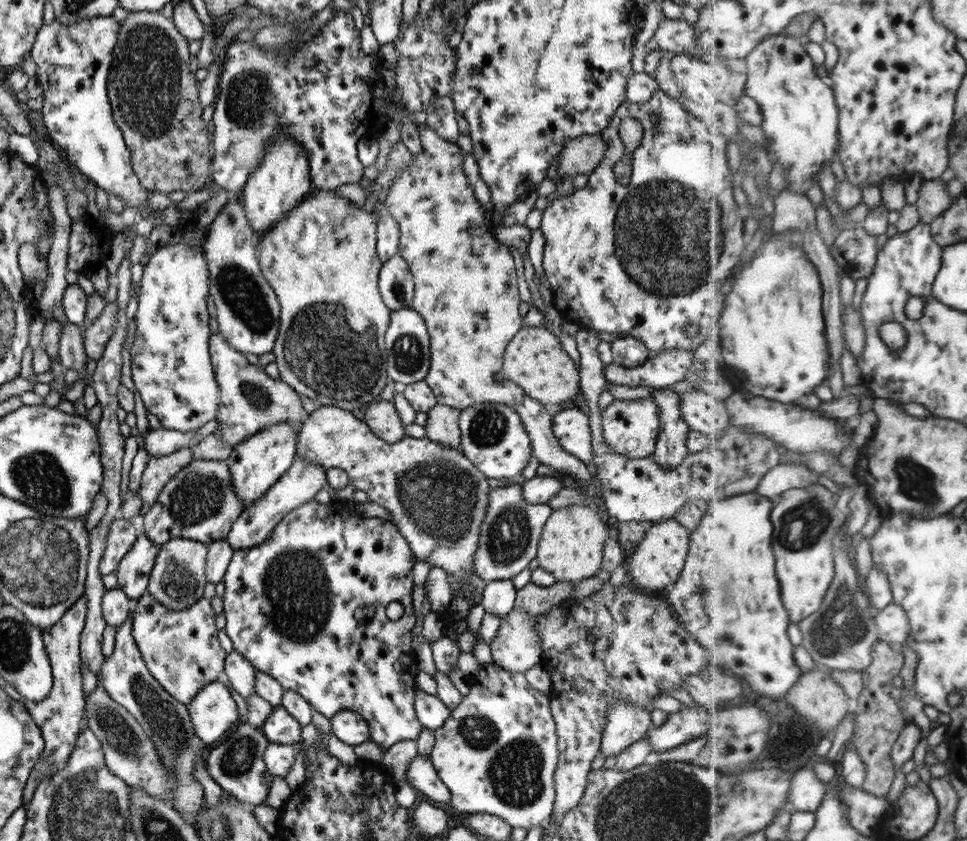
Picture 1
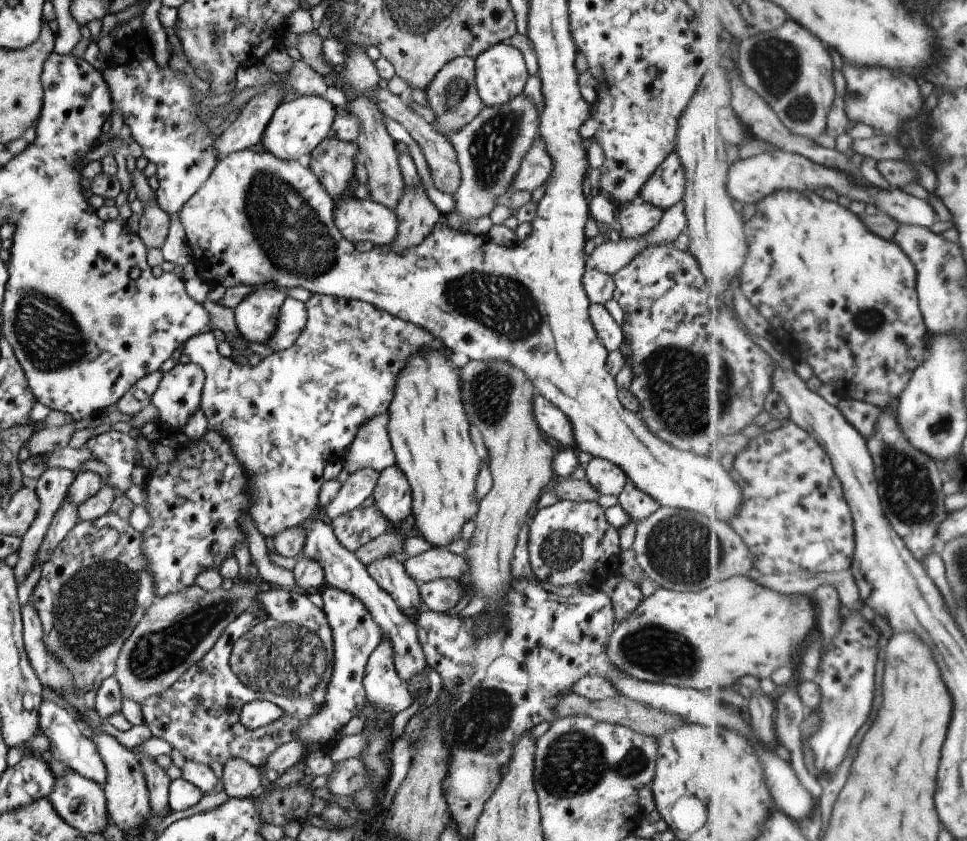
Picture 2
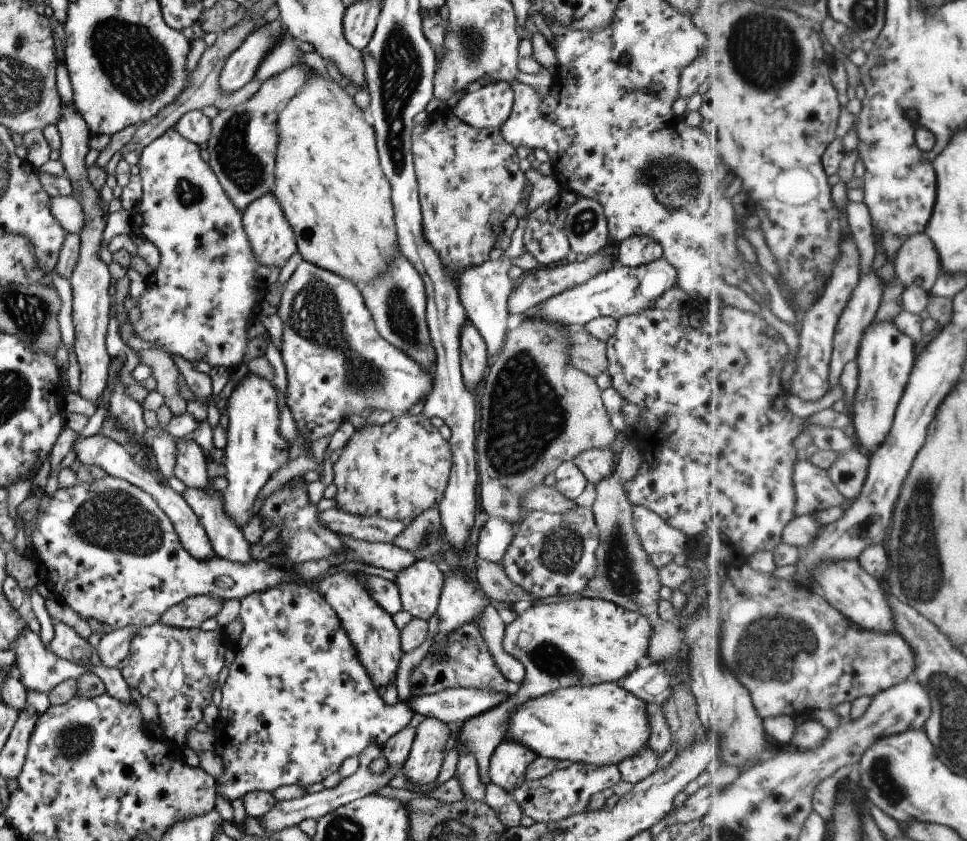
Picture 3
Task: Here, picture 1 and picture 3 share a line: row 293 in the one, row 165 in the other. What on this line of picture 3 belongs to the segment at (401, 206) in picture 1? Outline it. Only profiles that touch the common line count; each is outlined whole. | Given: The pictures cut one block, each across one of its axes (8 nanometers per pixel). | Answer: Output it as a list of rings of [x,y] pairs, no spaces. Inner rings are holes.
[[[435,110],[432,114],[428,114],[425,121],[422,121],[412,130],[412,150],[413,150],[413,163],[419,188],[419,203],[421,206],[422,212],[422,228],[424,228],[424,238],[426,238],[426,242],[430,242],[430,246],[438,252],[438,256],[440,256],[440,260],[442,260],[442,264],[444,264],[444,268],[446,268],[446,272],[452,276],[457,282],[456,276],[464,270],[464,268],[468,268],[468,266],[479,266],[482,262],[489,259],[490,251],[495,248],[496,240],[504,233],[504,222],[506,222],[506,218],[508,218],[514,208],[520,204],[520,202],[524,202],[530,196],[530,190],[528,190],[528,184],[526,184],[526,177],[524,177],[524,173],[520,171],[520,159],[516,154],[516,148],[514,146],[508,144],[506,140],[504,140],[504,136],[502,136],[501,128],[474,128],[474,126],[470,126],[466,124],[463,120],[460,120],[453,112],[438,112],[440,110]]]

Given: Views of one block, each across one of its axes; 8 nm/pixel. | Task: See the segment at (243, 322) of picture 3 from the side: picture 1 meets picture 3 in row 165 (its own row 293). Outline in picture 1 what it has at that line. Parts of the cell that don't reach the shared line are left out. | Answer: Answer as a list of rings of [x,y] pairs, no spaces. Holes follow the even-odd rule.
[[[196,226],[182,232],[182,241],[175,246],[166,245],[160,248],[153,248],[149,262],[143,266],[143,277],[141,279],[141,292],[140,298],[138,298],[138,309],[135,313],[134,320],[136,322],[136,333],[134,333],[134,342],[132,342],[132,347],[130,348],[131,354],[131,371],[132,371],[132,381],[140,392],[142,402],[144,402],[145,409],[156,416],[162,424],[162,427],[173,431],[188,432],[194,429],[199,429],[204,426],[206,422],[216,419],[216,414],[218,414],[218,404],[220,404],[220,387],[218,387],[218,382],[216,382],[216,376],[211,363],[211,356],[209,353],[210,346],[210,324],[208,323],[208,306],[207,295],[210,295],[210,288],[208,286],[208,264],[206,264],[206,258],[204,258],[204,247],[203,240],[207,236],[205,231],[203,238],[201,239],[201,245],[199,247],[188,246],[188,243],[194,241],[197,229]]]

